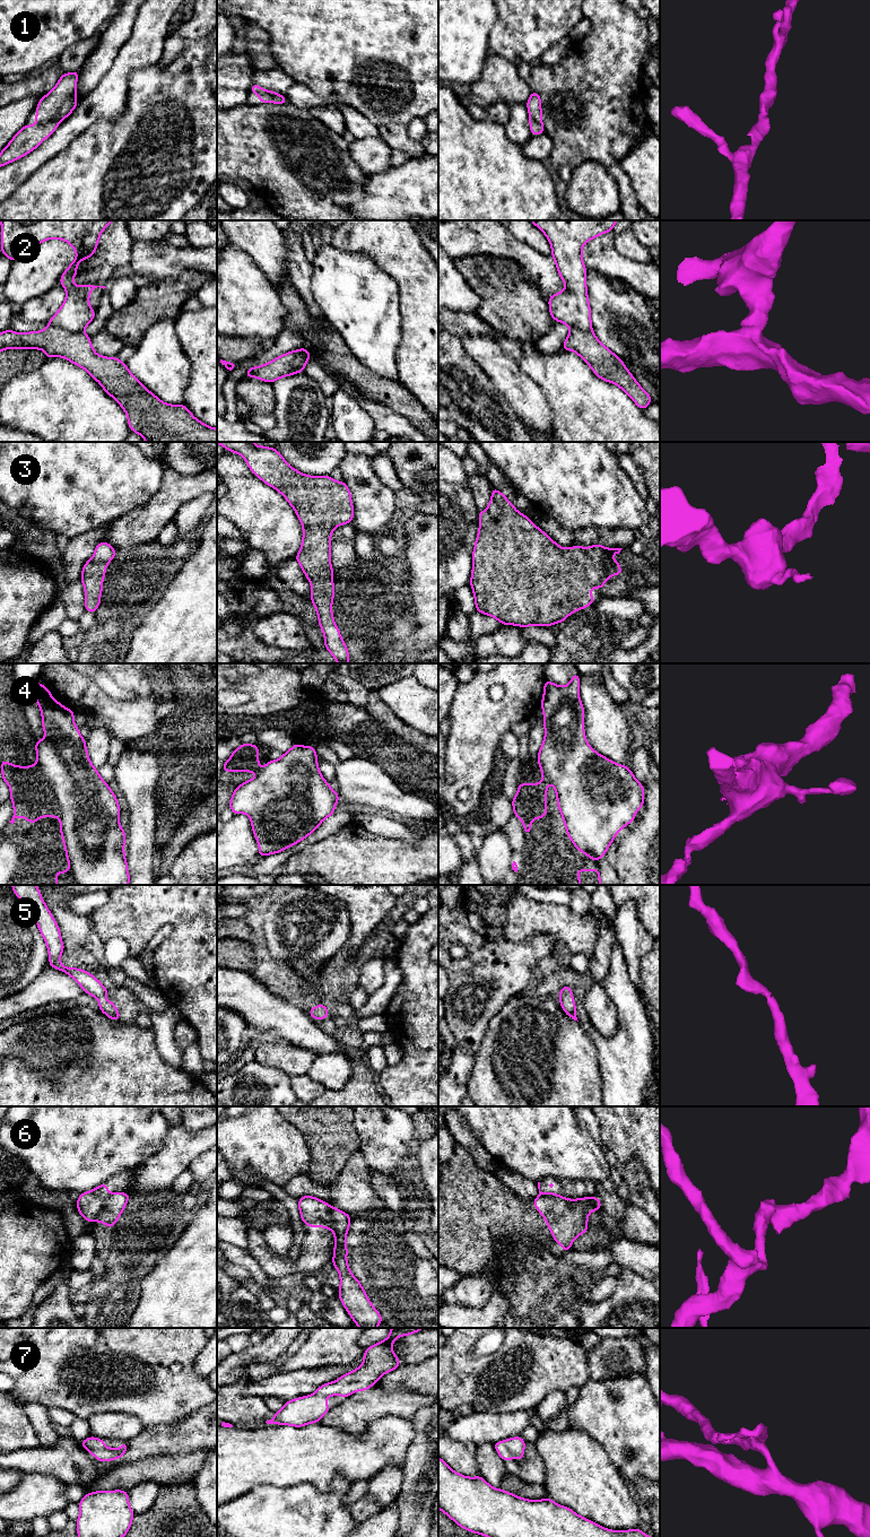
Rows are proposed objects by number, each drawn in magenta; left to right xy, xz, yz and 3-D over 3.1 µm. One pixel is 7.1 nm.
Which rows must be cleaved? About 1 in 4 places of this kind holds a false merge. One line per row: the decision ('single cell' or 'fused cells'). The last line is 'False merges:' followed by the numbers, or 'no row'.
1: single cell
2: fused cells
3: single cell
4: fused cells
5: single cell
6: fused cells
7: single cell
False merges: 2, 4, 6

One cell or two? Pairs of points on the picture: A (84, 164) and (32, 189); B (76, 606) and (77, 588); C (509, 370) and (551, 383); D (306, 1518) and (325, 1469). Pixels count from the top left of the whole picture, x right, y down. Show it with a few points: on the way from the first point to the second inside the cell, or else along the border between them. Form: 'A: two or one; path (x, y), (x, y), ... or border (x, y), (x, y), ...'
A: one; path (71, 176), (59, 189), (44, 189)
B: one; path (76, 601), (76, 592)
C: two; border (520, 349), (520, 368), (541, 390), (544, 396)
D: two; border (340, 1475), (328, 1491), (307, 1483), (292, 1485)

